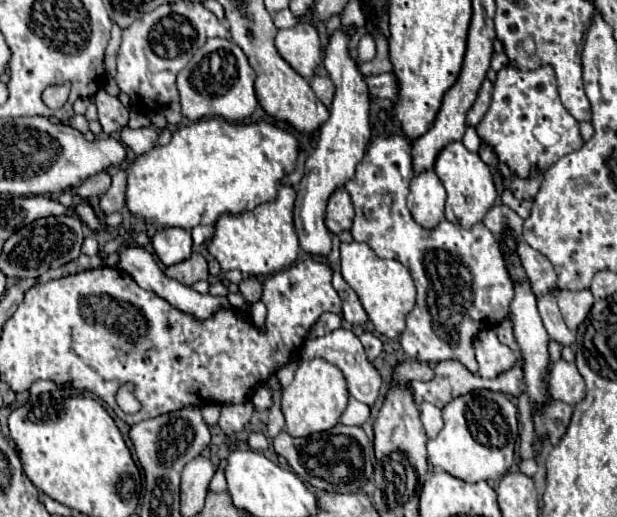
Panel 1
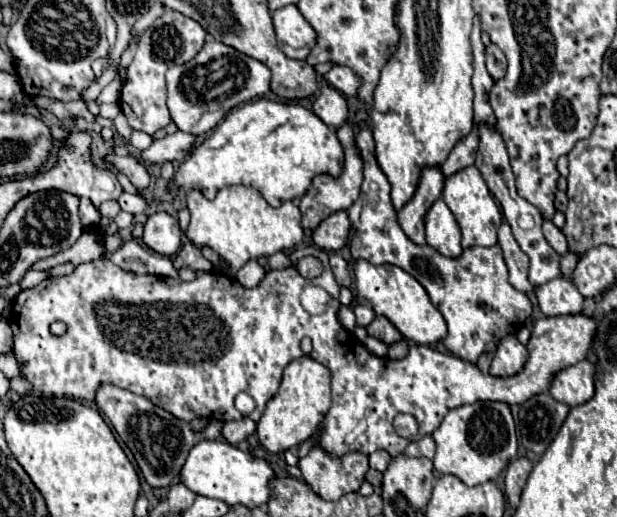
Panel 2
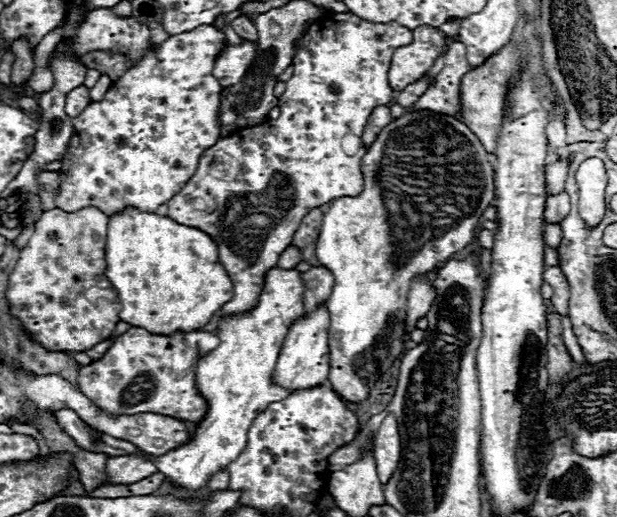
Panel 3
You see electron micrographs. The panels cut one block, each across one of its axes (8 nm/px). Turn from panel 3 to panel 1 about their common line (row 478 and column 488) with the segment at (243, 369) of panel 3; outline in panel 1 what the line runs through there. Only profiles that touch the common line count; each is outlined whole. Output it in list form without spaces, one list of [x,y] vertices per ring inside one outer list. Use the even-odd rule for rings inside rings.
[[[450,142],[440,150],[434,162],[434,170],[440,176],[442,184],[446,186],[448,198],[446,198],[446,220],[462,224],[464,228],[474,226],[476,222],[482,222],[484,214],[496,200],[496,188],[490,174],[488,164],[480,160],[479,154],[466,150],[462,142]]]

